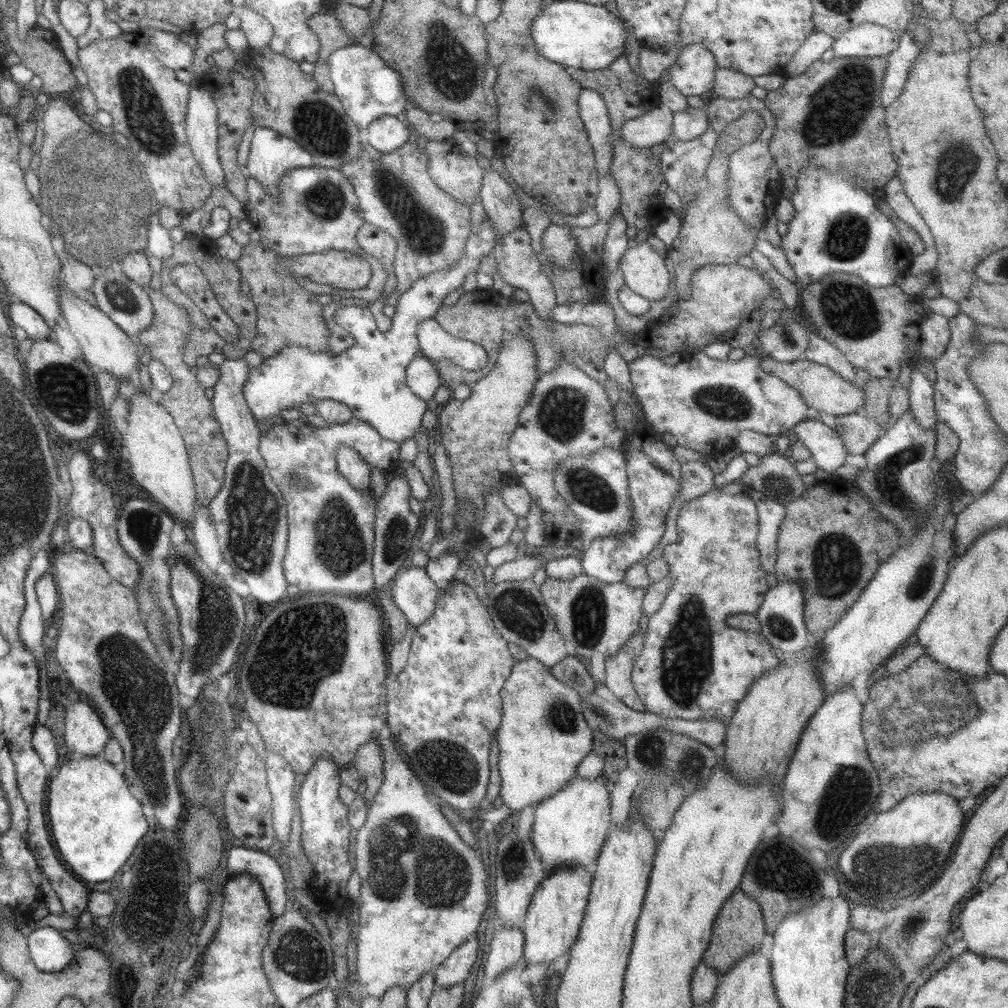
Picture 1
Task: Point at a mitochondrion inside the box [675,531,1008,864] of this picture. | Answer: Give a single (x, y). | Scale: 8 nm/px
(941, 705)

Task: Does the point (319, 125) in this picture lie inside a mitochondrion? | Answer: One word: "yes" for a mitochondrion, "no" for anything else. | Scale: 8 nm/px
yes

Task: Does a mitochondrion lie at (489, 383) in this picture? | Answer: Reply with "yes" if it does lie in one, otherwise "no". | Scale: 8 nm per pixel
no

